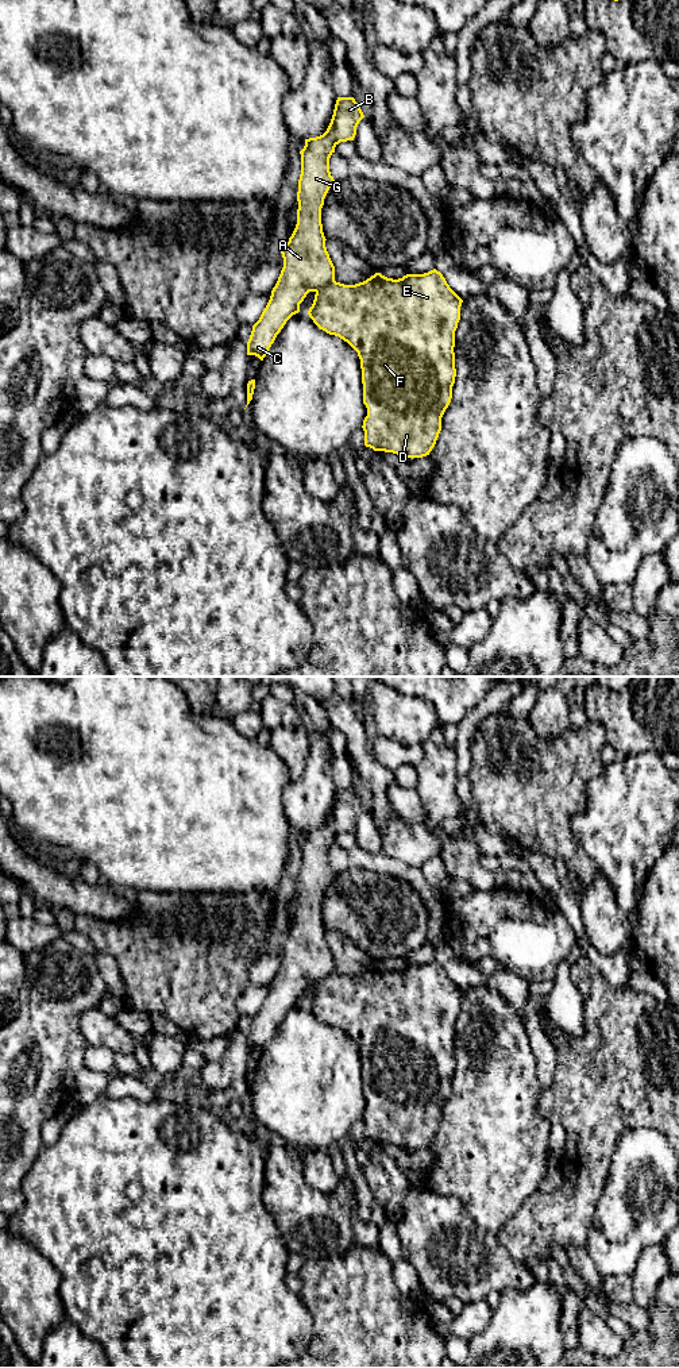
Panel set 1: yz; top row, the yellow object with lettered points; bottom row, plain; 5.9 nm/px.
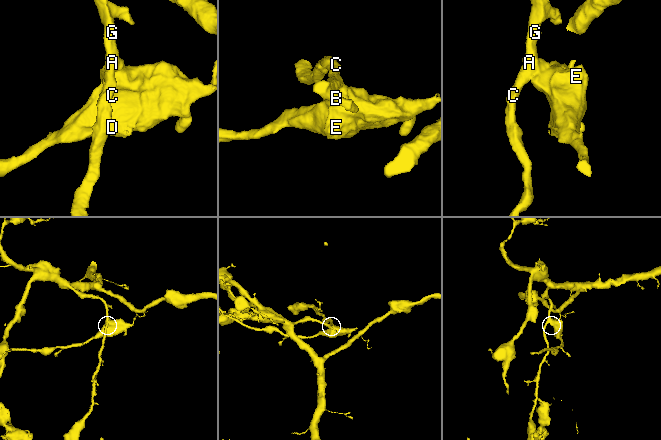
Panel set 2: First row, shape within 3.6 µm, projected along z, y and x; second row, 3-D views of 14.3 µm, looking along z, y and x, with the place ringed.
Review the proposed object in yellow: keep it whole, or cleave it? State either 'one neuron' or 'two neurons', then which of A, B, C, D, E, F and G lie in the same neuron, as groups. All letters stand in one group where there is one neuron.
two neurons; A B C G / D E F

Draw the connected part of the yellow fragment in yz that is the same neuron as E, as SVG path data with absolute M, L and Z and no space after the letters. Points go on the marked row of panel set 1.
M436 269L398 280L375 273L355 285L331 281L316 292L309 317L320 330L347 342L360 359L363 404L367 408L362 425L366 447L412 459L429 455L435 447L456 377L454 347L462 302Z

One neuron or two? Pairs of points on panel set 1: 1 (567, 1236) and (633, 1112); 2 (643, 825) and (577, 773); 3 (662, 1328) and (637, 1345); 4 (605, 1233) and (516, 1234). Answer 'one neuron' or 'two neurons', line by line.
1: one neuron
2: two neurons
3: one neuron
4: two neurons

